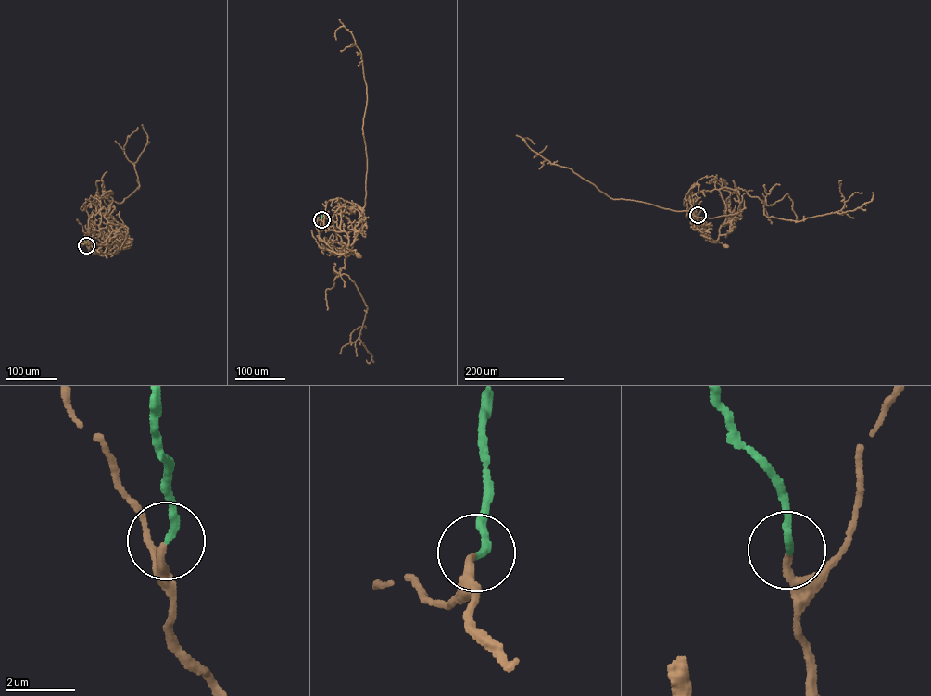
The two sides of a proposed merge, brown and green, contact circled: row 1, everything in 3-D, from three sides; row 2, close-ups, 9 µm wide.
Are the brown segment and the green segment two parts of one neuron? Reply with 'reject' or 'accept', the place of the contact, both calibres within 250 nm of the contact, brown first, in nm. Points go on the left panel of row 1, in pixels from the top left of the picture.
accept; at (86, 245); 200 nm thick on the brown side, 220 nm on the other

